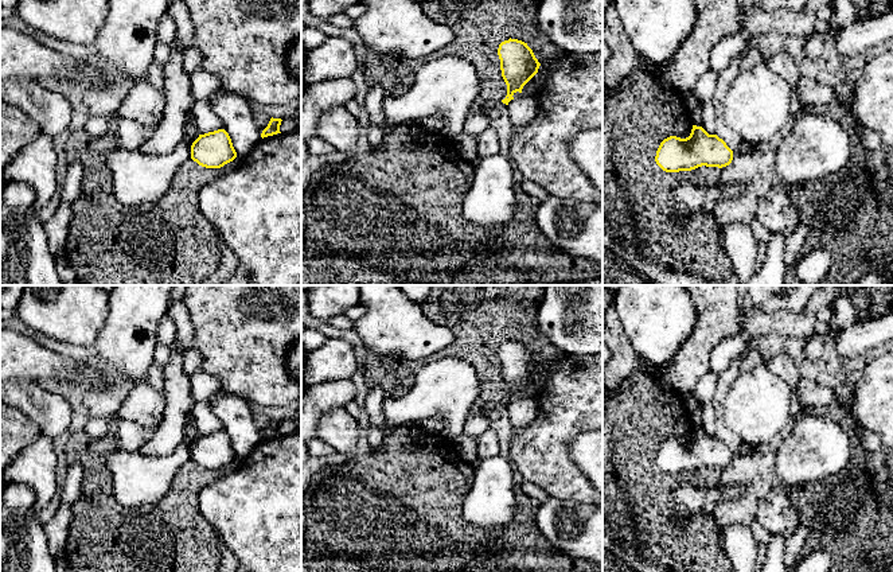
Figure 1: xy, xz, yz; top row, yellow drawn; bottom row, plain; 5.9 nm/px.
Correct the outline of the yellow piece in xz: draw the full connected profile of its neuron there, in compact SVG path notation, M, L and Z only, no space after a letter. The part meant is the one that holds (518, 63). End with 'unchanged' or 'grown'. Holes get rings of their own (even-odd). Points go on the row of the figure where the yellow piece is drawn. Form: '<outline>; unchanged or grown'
M508 39L499 44L502 77L507 85L507 96L502 100L508 105L516 92L522 93L523 86L538 73L541 63L527 43L518 39Z; unchanged

